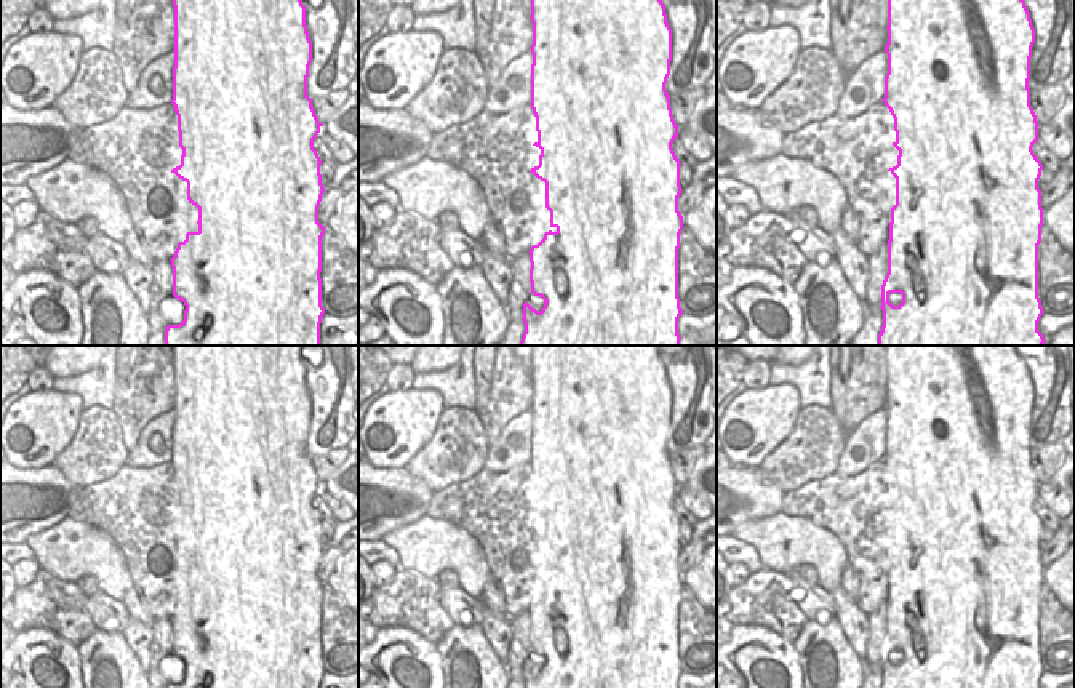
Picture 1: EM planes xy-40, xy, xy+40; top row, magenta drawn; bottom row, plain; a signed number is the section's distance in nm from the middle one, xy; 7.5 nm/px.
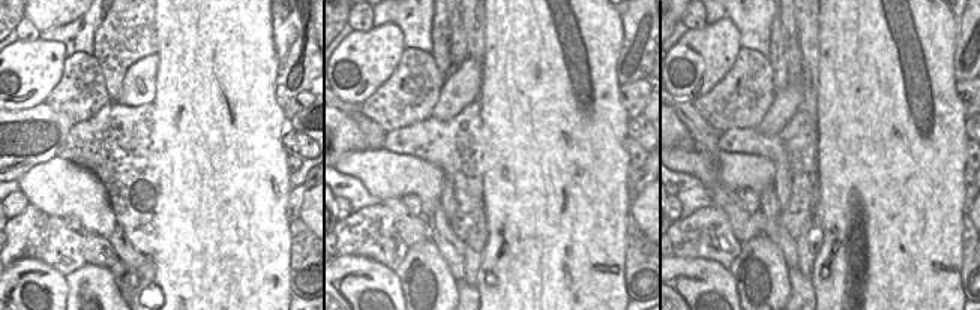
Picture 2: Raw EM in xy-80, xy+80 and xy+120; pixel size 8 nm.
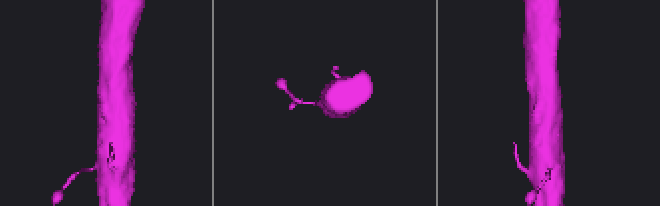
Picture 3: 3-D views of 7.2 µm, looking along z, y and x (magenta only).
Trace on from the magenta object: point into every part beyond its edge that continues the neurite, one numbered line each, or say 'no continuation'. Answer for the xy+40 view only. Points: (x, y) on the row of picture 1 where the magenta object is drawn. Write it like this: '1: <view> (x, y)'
no continuation

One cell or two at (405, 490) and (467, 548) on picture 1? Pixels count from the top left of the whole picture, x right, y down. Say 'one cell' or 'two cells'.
two cells

